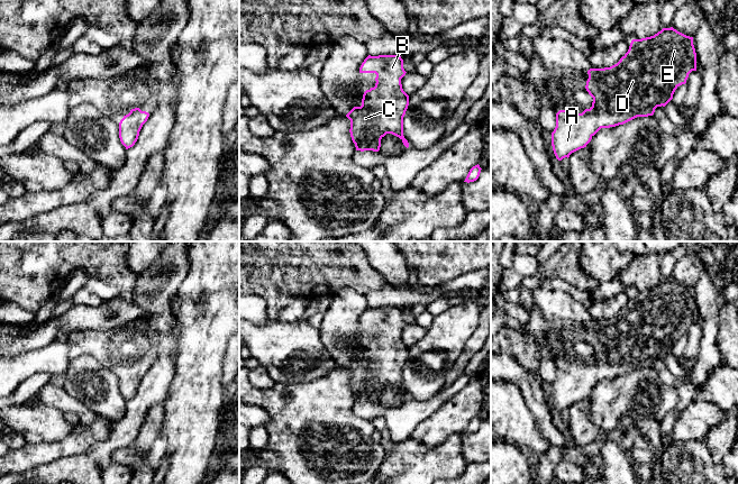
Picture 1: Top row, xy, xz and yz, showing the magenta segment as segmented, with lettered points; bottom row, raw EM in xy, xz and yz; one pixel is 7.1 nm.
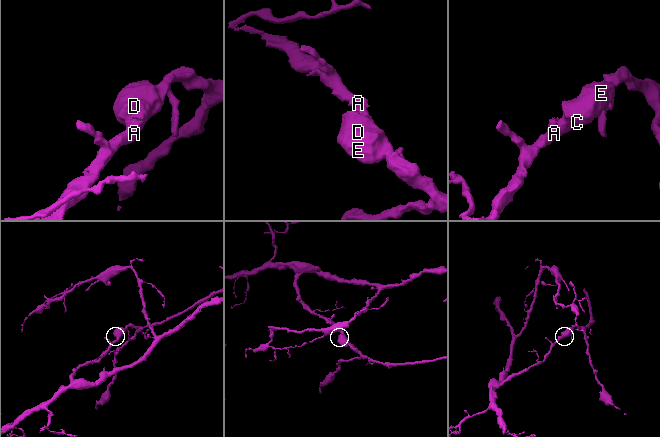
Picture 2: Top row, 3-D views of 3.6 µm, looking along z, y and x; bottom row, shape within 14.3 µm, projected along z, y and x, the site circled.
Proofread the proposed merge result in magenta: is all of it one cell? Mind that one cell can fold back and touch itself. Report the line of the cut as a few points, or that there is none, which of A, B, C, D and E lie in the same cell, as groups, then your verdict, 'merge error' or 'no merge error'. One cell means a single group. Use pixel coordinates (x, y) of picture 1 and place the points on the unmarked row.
cut none; groups A B C D E; no merge error

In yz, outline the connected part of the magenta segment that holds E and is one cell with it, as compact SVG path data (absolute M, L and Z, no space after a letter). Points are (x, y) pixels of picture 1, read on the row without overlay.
M673 278L663 280L654 287L632 291L628 303L620 312L604 320L590 320L585 340L593 349L592 358L582 365L559 362L556 378L552 384L552 398L558 412L586 399L601 380L623 376L637 368L653 367L657 358L665 358L675 341L686 335L689 326L696 322L696 304L693 289Z

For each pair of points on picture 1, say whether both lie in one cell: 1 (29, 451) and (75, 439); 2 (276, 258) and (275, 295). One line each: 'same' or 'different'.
1: same
2: same

